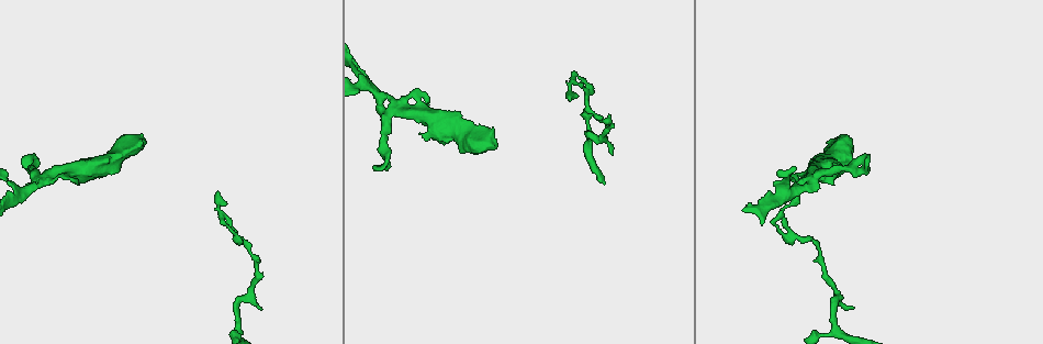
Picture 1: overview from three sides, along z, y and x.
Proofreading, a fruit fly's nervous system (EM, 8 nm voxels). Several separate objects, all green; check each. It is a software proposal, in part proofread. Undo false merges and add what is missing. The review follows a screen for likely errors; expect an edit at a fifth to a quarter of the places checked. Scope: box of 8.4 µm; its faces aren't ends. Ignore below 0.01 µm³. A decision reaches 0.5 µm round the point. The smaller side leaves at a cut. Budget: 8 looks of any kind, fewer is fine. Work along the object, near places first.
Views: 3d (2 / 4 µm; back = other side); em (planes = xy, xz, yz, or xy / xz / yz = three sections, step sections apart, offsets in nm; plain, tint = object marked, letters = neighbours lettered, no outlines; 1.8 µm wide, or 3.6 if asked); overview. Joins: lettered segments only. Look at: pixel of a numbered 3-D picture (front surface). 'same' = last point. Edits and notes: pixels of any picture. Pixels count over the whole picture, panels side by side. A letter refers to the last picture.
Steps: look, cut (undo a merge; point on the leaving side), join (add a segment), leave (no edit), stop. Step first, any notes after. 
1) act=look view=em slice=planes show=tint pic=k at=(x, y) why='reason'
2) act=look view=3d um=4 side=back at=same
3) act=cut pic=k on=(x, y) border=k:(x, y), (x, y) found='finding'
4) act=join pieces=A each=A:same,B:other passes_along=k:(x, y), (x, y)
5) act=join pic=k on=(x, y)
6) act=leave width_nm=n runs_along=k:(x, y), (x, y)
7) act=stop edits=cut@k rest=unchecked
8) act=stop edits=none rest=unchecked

act=look view=3d um=4 pic=1 at=(38, 176) why='a fork'

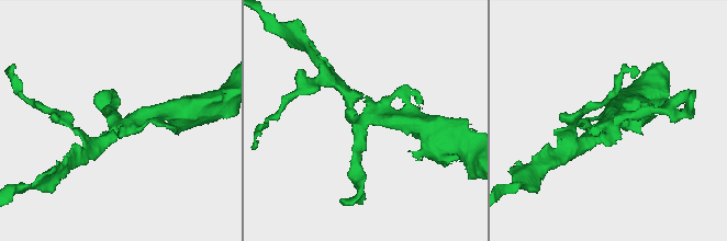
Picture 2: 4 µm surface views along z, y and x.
act=look view=em slice=planes show=letters pic=2 at=(365, 116)

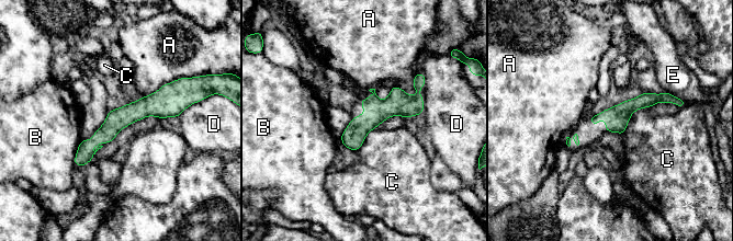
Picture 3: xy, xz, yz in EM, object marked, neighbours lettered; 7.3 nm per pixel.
act=leave longest_contact=D:320nm each=A:other,B:other,C:other,D:other,E:other runs_along=3:(182, 103), (123, 116), (77, 162) found='continuous, no second neuron'

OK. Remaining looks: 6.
act=look view=3d um=4 pic=1 at=(483, 141) why='sudden change in width'

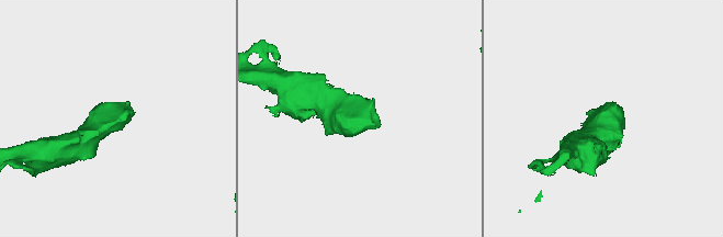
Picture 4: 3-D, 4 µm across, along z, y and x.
act=look view=em slice=planes show=letters pic=4 at=(357, 119)

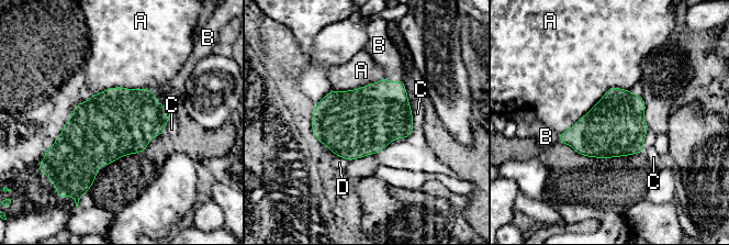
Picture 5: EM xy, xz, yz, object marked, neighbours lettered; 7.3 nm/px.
act=join pieces=B each=A:other,B:same,C:other,D:other found='the neuron continues'

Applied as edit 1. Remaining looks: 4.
act=look view=3d um=2 pic=1 at=(571, 100) why='thin end'

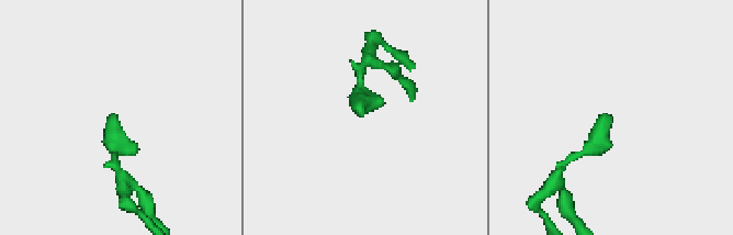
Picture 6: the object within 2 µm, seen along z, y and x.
act=look view=em slice=xy step=8 show=letters pic=6 at=(359, 109) why='need the tissue'

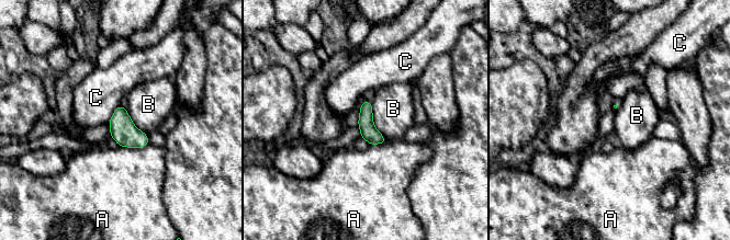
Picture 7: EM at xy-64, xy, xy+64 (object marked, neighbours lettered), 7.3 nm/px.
act=leave each=A:other,B:other,C:other found='none of them fits'

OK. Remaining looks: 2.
act=stop edits=join@5 rest=unchecked

